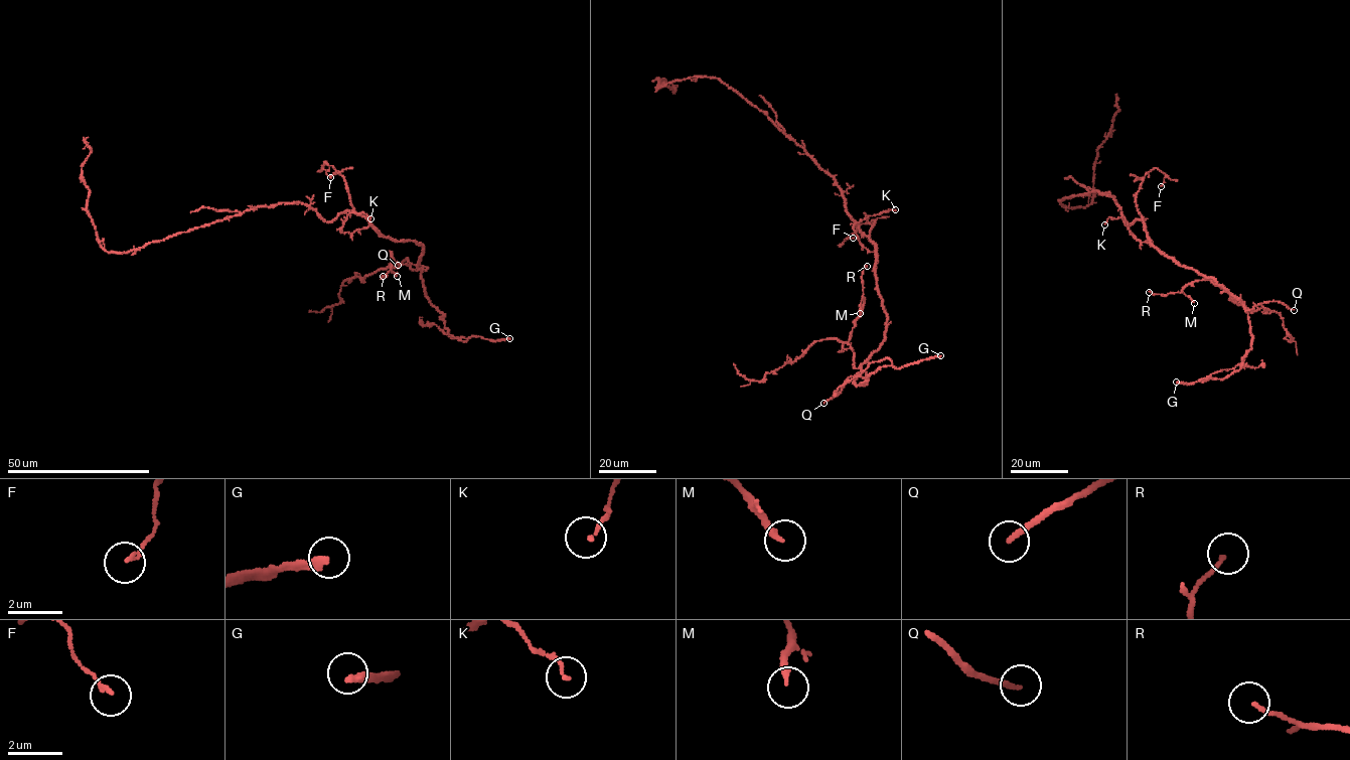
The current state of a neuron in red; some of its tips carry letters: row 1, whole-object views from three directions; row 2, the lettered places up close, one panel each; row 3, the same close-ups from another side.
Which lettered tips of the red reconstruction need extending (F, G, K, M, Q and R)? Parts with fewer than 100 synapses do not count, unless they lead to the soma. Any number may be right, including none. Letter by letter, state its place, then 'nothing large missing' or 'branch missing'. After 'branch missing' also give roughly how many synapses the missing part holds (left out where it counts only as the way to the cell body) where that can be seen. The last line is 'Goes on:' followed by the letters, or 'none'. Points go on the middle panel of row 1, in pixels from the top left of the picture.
F: place (853, 238); nothing large missing
G: place (940, 355); branch missing; 300 synapses
K: place (895, 209); nothing large missing
M: place (860, 313); nothing large missing
Q: place (823, 403); branch missing
R: place (867, 266); nothing large missing
Goes on: G, Q

